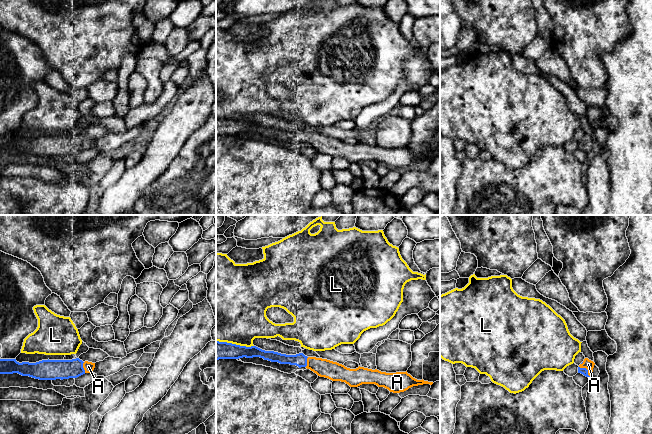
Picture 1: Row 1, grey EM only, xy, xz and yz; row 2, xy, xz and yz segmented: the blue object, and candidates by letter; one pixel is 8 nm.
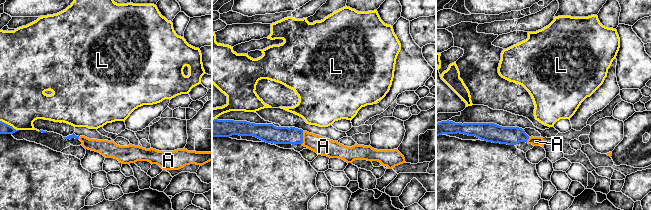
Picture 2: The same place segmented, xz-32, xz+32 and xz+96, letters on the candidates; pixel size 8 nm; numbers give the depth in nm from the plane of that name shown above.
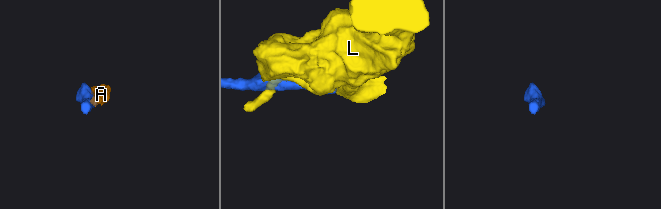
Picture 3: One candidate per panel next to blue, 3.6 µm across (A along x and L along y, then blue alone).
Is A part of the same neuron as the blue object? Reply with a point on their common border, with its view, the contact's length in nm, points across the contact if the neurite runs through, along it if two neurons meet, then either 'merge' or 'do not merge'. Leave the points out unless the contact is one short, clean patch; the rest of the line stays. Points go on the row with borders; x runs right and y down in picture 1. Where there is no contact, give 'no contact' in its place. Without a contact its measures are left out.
meets blue in yz at (586, 369); contact 120 nm long; merge

